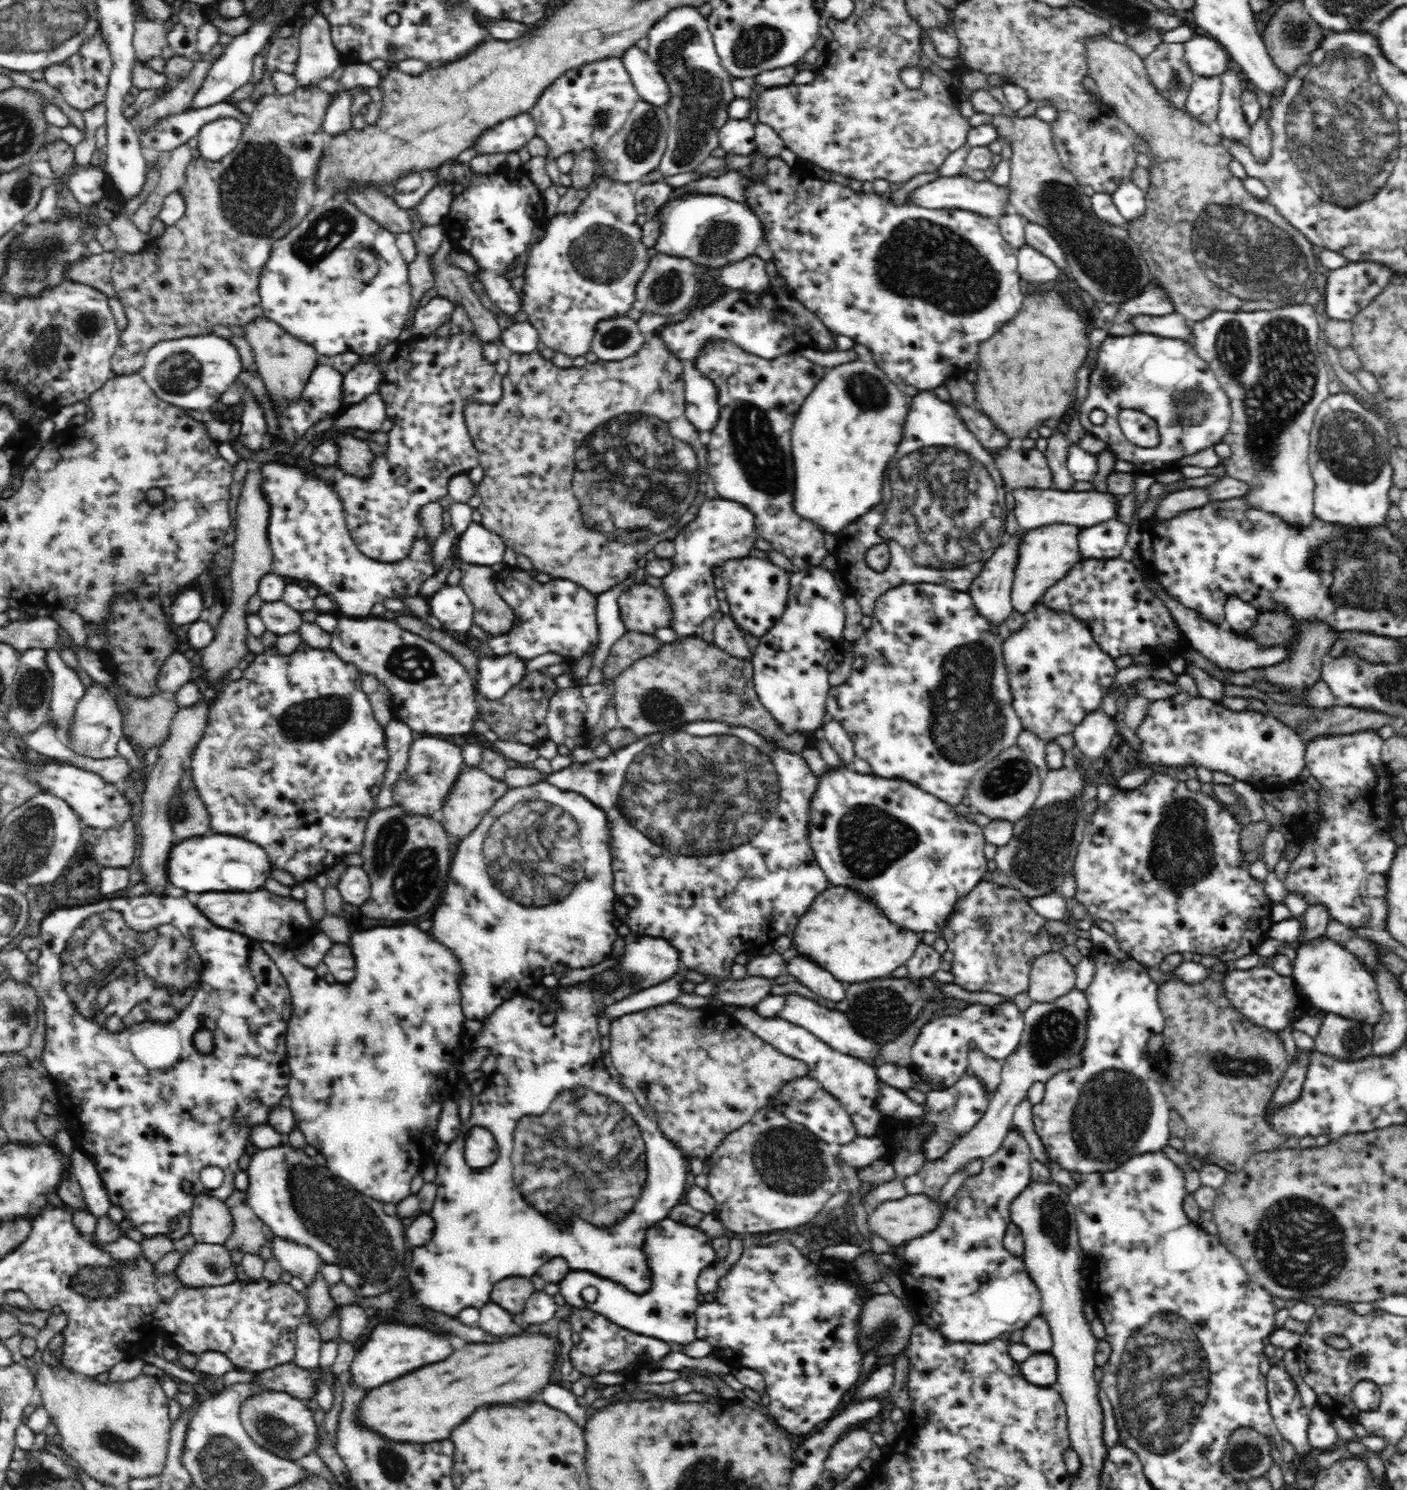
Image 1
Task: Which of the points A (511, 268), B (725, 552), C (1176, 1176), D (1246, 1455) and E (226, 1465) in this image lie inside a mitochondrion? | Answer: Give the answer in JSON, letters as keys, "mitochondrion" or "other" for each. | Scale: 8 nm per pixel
{"A":"other","B":"other","C":"other","D":"mitochondrion","E":"mitochondrion"}

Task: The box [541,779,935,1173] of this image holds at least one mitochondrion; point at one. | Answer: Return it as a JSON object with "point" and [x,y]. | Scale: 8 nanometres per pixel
{"point":[870,840]}

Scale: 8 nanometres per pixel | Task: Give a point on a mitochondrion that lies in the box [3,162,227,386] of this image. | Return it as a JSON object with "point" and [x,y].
{"point":[34,261]}

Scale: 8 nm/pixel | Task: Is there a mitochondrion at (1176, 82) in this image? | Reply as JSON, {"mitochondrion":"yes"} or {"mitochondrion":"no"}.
{"mitochondrion":"yes"}

